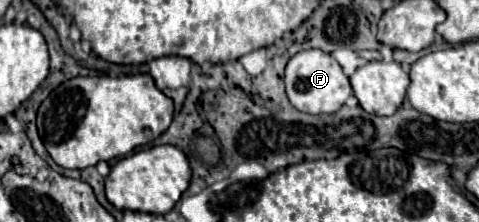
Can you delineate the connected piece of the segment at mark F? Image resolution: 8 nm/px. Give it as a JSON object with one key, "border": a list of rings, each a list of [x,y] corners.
{"border":[[[308,49],[308,51],[296,53],[286,65],[284,83],[286,83],[286,95],[288,95],[290,103],[298,111],[310,113],[310,115],[322,115],[322,113],[338,111],[338,107],[342,107],[344,101],[352,93],[350,81],[344,75],[338,61],[334,57],[330,57],[328,53],[318,51],[318,49]]]}

